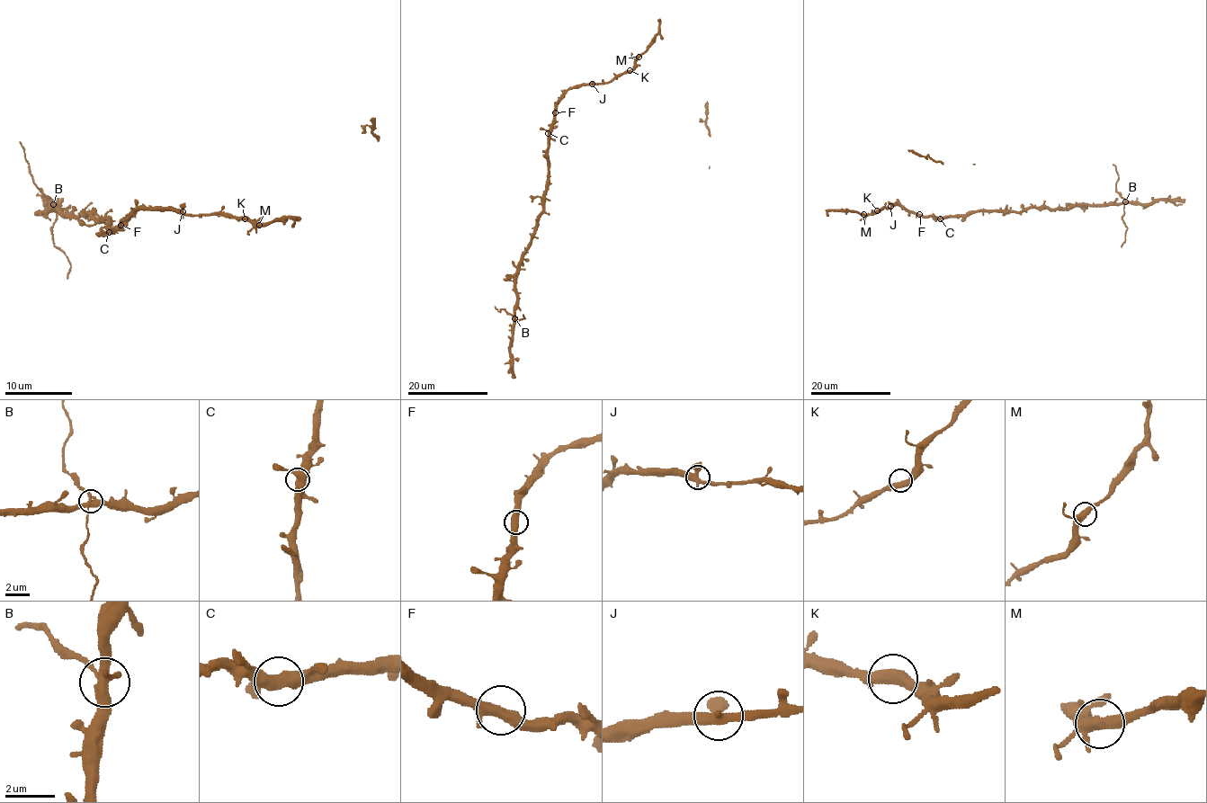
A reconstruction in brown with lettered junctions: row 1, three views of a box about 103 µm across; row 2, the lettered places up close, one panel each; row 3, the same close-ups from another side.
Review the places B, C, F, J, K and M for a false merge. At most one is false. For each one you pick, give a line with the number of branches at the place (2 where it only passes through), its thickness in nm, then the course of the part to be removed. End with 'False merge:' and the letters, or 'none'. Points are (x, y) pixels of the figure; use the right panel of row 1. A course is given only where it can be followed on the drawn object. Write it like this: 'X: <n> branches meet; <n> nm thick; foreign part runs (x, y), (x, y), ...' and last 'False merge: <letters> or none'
B: 4 branches meet; 400 nm thick; foreign part runs (1124, 201), (1122, 222), (1127, 227), (1121, 246)
False merge: B

